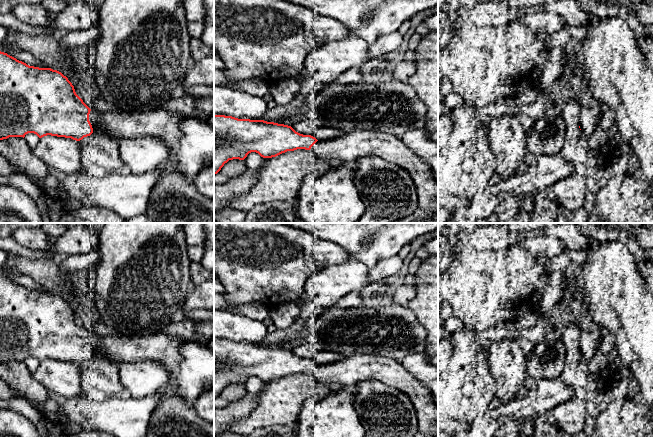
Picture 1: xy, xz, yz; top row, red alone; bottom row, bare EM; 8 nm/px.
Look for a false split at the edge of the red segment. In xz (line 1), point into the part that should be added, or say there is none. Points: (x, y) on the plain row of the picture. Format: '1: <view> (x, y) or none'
1: xz (351, 370)

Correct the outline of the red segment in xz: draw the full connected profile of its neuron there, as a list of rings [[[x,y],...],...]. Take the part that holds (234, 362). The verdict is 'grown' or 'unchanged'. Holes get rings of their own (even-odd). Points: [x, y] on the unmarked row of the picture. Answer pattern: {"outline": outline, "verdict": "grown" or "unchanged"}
{"outline": [[[214,339],[214,399],[229,384],[244,384],[251,376],[256,376],[263,382],[272,382],[297,373],[311,374],[318,382],[328,386],[332,383],[350,386],[357,384],[361,380],[372,378],[395,387],[407,394],[411,399],[418,417],[418,431],[438,437],[438,405],[433,400],[431,391],[399,360],[365,354],[348,356],[343,360],[330,364],[317,364],[311,359],[300,358],[291,350],[284,348]]], "verdict": "grown"}

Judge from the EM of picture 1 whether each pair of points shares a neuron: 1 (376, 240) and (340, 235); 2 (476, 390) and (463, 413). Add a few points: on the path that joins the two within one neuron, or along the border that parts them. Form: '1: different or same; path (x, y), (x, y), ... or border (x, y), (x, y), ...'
1: same; path (367, 235), (349, 235)
2: same; path (472, 396), (463, 407)

